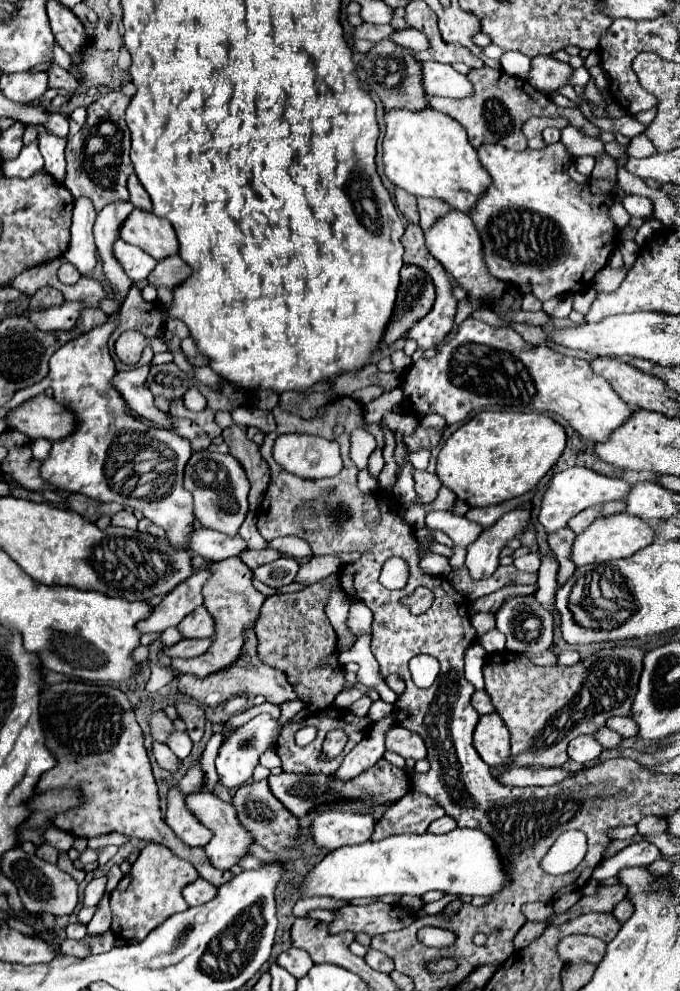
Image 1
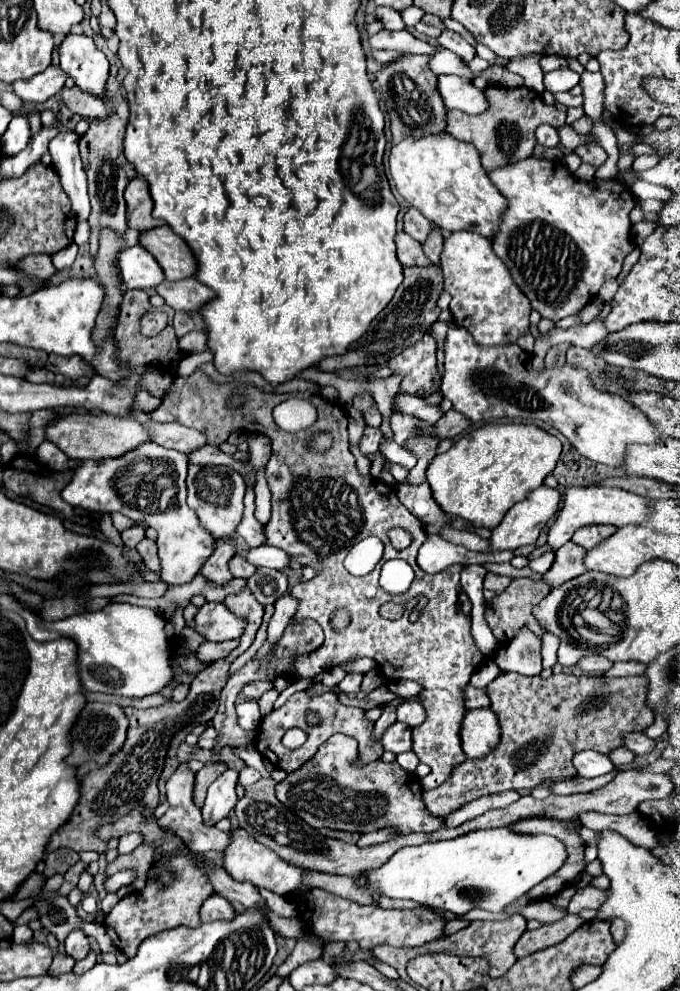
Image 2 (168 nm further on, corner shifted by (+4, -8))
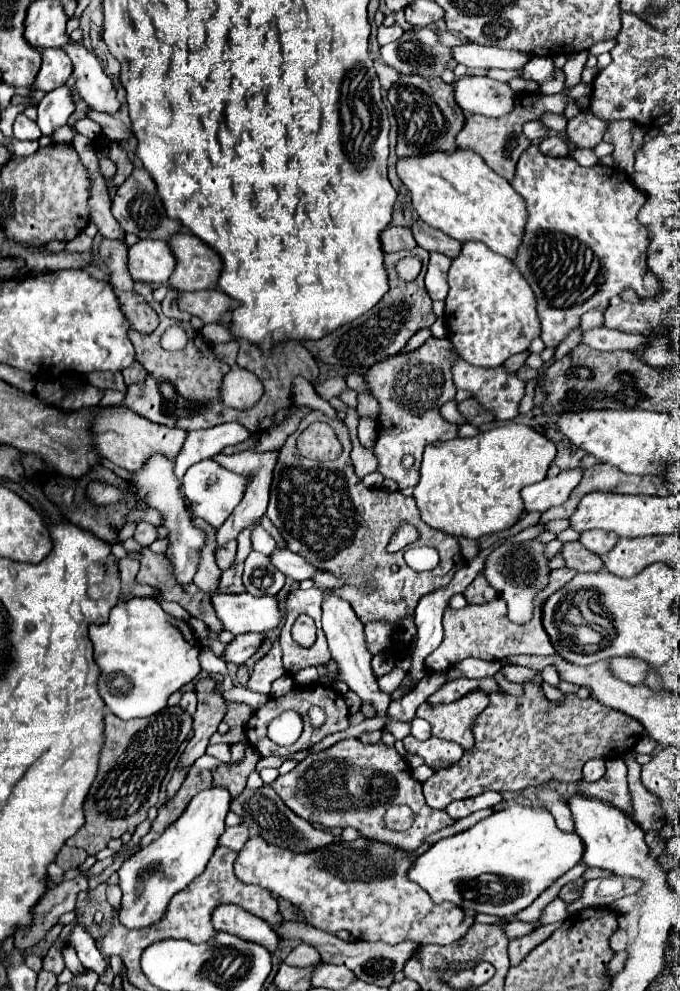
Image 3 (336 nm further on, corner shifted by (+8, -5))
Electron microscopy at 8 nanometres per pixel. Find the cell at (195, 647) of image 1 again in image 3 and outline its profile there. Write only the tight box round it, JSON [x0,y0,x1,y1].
[223,634,263,664]

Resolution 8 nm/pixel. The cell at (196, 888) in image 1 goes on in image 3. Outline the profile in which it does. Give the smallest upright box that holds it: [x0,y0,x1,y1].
[213,904,279,952]

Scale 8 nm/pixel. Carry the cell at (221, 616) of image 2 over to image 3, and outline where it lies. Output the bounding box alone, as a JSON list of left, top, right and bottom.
[211,594,281,634]

